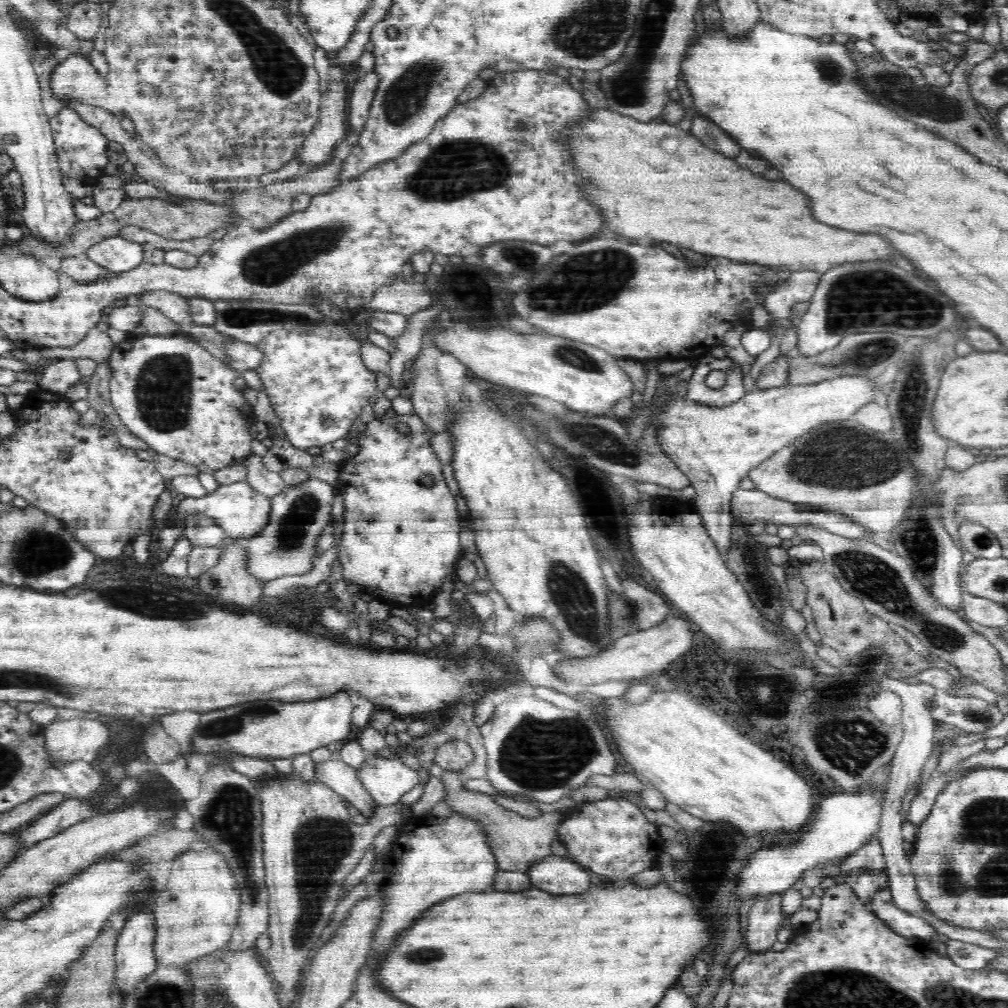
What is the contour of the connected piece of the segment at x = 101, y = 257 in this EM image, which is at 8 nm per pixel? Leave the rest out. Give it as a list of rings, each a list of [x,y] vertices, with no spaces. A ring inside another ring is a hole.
[[[110,235],[92,243],[86,254],[99,268],[113,273],[126,272],[144,263],[142,246],[119,235]]]

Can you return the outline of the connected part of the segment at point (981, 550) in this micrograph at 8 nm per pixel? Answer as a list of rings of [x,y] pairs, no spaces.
[[[962,520],[958,530],[964,550],[971,552],[975,558],[1002,558],[1003,546],[993,532],[981,524],[970,524],[970,522],[964,524],[964,522],[966,520]]]

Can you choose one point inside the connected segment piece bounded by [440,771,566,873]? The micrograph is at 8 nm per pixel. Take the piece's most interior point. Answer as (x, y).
(516, 841)

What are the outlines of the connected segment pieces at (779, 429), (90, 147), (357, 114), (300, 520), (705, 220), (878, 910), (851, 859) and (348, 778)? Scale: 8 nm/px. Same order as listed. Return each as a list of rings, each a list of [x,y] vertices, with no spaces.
[[[860,375],[835,376],[830,380],[823,380],[811,385],[770,387],[750,391],[736,402],[725,407],[708,407],[694,403],[690,400],[674,400],[666,410],[660,412],[656,426],[660,434],[660,446],[662,452],[674,461],[674,464],[682,470],[690,479],[691,485],[696,491],[696,512],[700,512],[702,526],[706,529],[707,536],[714,541],[722,557],[728,554],[732,548],[732,536],[734,516],[732,516],[732,494],[740,488],[740,481],[747,477],[748,472],[756,467],[764,459],[770,458],[776,450],[790,446],[798,438],[802,438],[807,431],[814,430],[820,423],[842,422],[850,420],[856,414],[858,408],[866,406],[868,402],[880,401],[879,395],[885,396],[889,386],[874,387],[874,379]]]
[[[63,108],[50,119],[51,133],[55,145],[55,157],[64,177],[82,179],[84,168],[102,168],[108,164],[108,140],[98,128],[84,122],[74,109]]]
[[[366,73],[352,88],[350,96],[350,129],[361,134],[370,115],[371,104],[378,86],[379,74]]]
[[[311,474],[303,482],[295,483],[294,486],[286,486],[280,494],[271,497],[271,511],[266,526],[253,537],[246,540],[249,553],[248,571],[257,578],[274,580],[281,576],[300,576],[308,574],[314,568],[314,558],[318,556],[318,538],[322,536],[324,528],[333,520],[332,502],[335,492],[334,485],[326,482],[324,479],[318,479],[316,475]]]
[[[594,109],[594,114],[590,114],[585,120],[579,120],[574,126],[572,138],[570,138],[570,146],[574,150],[574,162],[580,170],[580,174],[584,176],[584,180],[588,180],[586,192],[590,194],[590,198],[602,208],[602,214],[606,218],[606,226],[612,232],[618,232],[622,236],[629,238],[652,238],[652,240],[664,240],[664,242],[672,242],[678,244],[675,249],[678,252],[697,254],[698,256],[723,257],[736,263],[750,263],[757,265],[766,265],[769,267],[780,269],[784,272],[796,272],[800,270],[814,270],[816,272],[826,272],[830,270],[830,266],[840,266],[842,262],[870,262],[870,260],[886,260],[888,256],[894,254],[894,250],[890,250],[890,246],[886,246],[886,242],[882,242],[882,238],[874,238],[874,234],[850,234],[846,230],[834,230],[832,226],[822,226],[822,222],[814,222],[814,218],[810,218],[810,226],[790,226],[790,224],[808,224],[808,210],[806,210],[806,198],[802,198],[802,194],[798,194],[798,190],[794,190],[792,186],[786,186],[786,182],[772,182],[772,180],[764,180],[760,176],[756,176],[750,170],[740,168],[734,160],[716,154],[703,144],[700,144],[699,138],[690,134],[690,131],[680,130],[675,125],[662,122],[639,122],[638,119],[626,117],[617,114],[608,109]]]
[[[874,898],[872,902],[868,903],[867,907],[878,918],[883,919],[894,932],[903,937],[931,940],[932,936],[938,933],[931,923],[896,907],[891,901],[882,902],[882,900]]]
[[[876,833],[867,839],[854,854],[842,860],[837,868],[837,875],[828,877],[825,887],[833,887],[836,884],[840,884],[854,868],[865,868],[866,870],[871,870],[871,872],[878,872],[882,868],[887,868],[884,862],[884,851],[882,851]]]
[[[330,759],[315,763],[315,775],[317,776],[317,780],[329,786],[334,792],[343,797],[348,804],[357,808],[360,814],[364,815],[366,818],[370,818],[373,815],[373,810],[378,807],[378,805],[374,806],[374,804],[376,804],[375,800],[370,796],[368,790],[363,788],[362,782],[355,776],[355,770],[354,767],[340,760]]]

